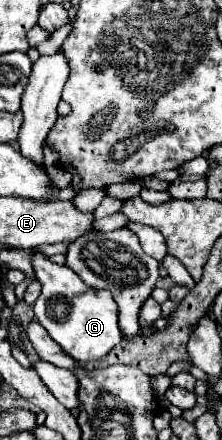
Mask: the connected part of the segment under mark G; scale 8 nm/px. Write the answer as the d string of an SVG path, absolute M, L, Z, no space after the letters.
M34 251L30 261L36 279L42 283L42 295L34 303L34 313L40 325L64 349L64 353L68 353L78 363L106 357L122 341L118 311L112 295L108 295L108 291L100 291L98 297L98 291L88 287L68 265L58 265L44 253Z

